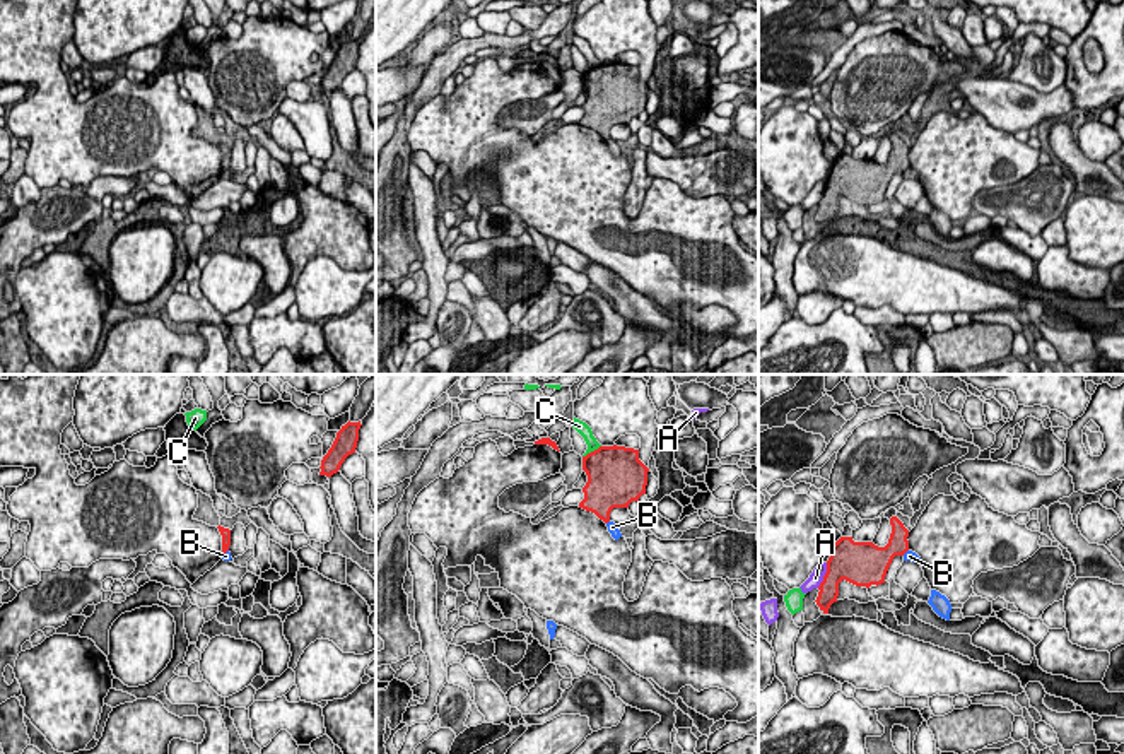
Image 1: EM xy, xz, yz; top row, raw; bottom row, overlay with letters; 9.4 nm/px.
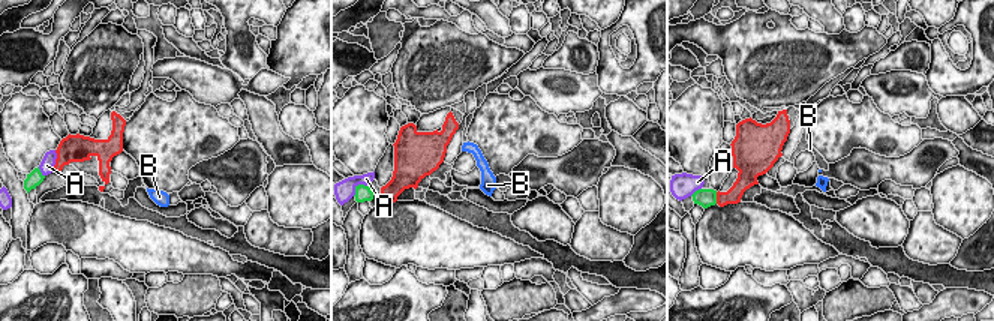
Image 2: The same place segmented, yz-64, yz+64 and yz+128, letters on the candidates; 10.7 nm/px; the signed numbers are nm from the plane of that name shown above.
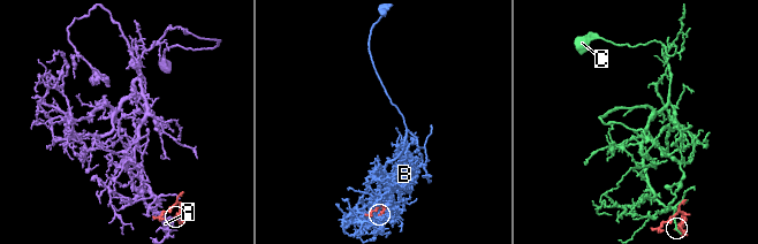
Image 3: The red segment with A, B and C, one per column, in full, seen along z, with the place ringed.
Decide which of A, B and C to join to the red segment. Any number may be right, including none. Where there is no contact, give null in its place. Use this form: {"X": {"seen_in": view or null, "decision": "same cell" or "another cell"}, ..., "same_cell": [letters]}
{"A": {"seen_in": "yz", "decision": "another cell"}, "B": {"seen_in": "xy", "decision": "another cell"}, "C": {"seen_in": "xz", "decision": "another cell"}, "same_cell": []}

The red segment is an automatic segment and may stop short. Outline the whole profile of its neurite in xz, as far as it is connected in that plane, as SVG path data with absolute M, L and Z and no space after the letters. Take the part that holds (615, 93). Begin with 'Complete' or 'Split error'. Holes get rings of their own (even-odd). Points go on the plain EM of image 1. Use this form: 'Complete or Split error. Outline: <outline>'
Complete. Outline: M600 63L582 74L588 99L579 125L594 130L605 140L613 125L629 125L646 111L649 85L639 77L639 67Z

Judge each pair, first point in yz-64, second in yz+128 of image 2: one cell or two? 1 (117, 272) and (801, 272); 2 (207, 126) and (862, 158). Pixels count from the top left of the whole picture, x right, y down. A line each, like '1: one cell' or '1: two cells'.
1: two cells
2: two cells

